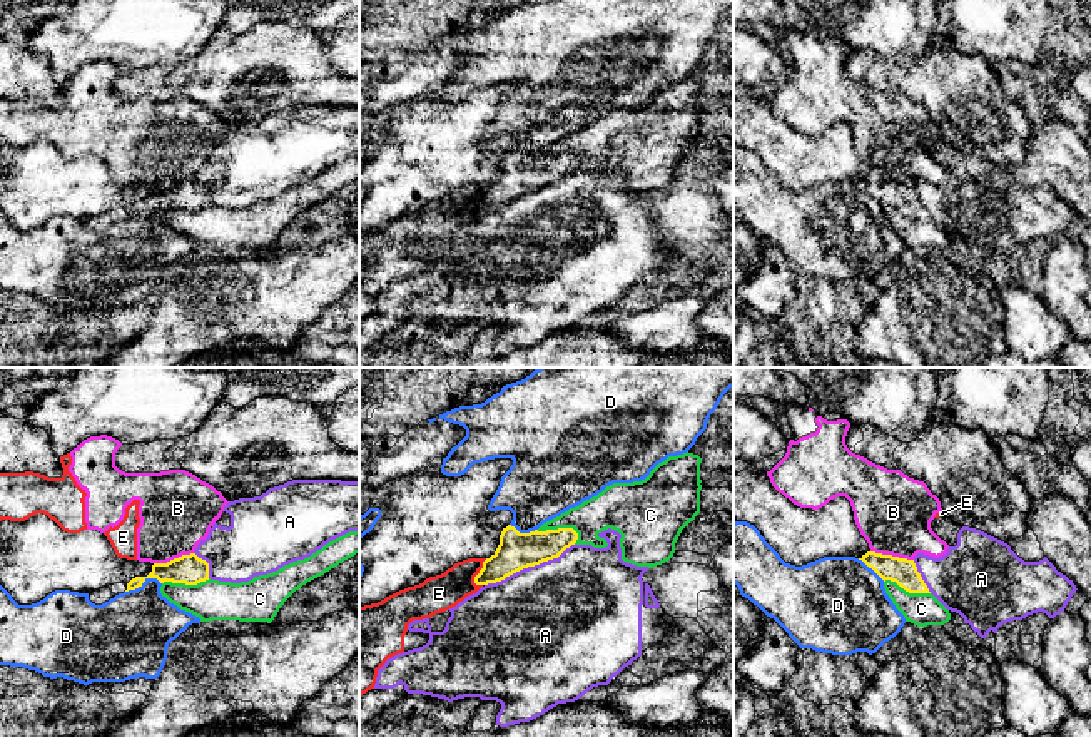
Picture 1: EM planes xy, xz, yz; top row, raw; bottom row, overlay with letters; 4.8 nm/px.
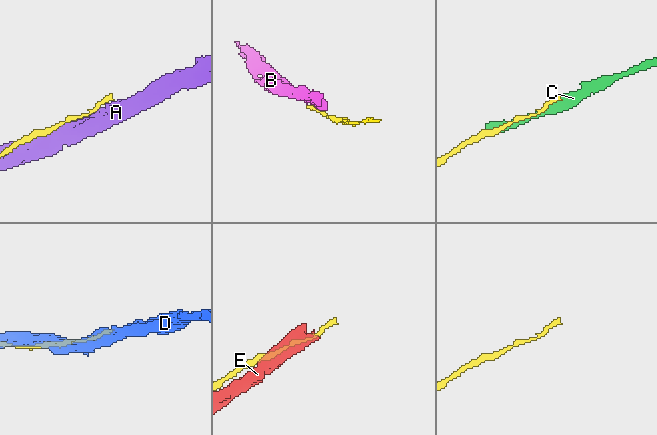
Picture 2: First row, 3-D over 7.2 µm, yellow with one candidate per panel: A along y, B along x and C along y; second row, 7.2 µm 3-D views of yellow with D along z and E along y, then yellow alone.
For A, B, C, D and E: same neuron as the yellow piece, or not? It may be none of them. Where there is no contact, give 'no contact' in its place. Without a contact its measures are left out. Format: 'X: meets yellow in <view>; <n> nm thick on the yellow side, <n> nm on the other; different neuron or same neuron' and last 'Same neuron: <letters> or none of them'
A: meets yellow in xz; 180 nm thick on the yellow side, 480 nm on the other; different neuron
B: meets yellow in yz; 130 nm thick on the yellow side, 380 nm on the other; different neuron
C: meets yellow in xz; 180 nm thick on the yellow side, 180 nm on the other; different neuron
D: meets yellow in xy; 140 nm thick on the yellow side, 380 nm on the other; different neuron
E: meets yellow in xz; 180 nm thick on the yellow side, 180 nm on the other; different neuron
Same neuron: none of them

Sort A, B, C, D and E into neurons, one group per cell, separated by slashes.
A / B E / C / D

